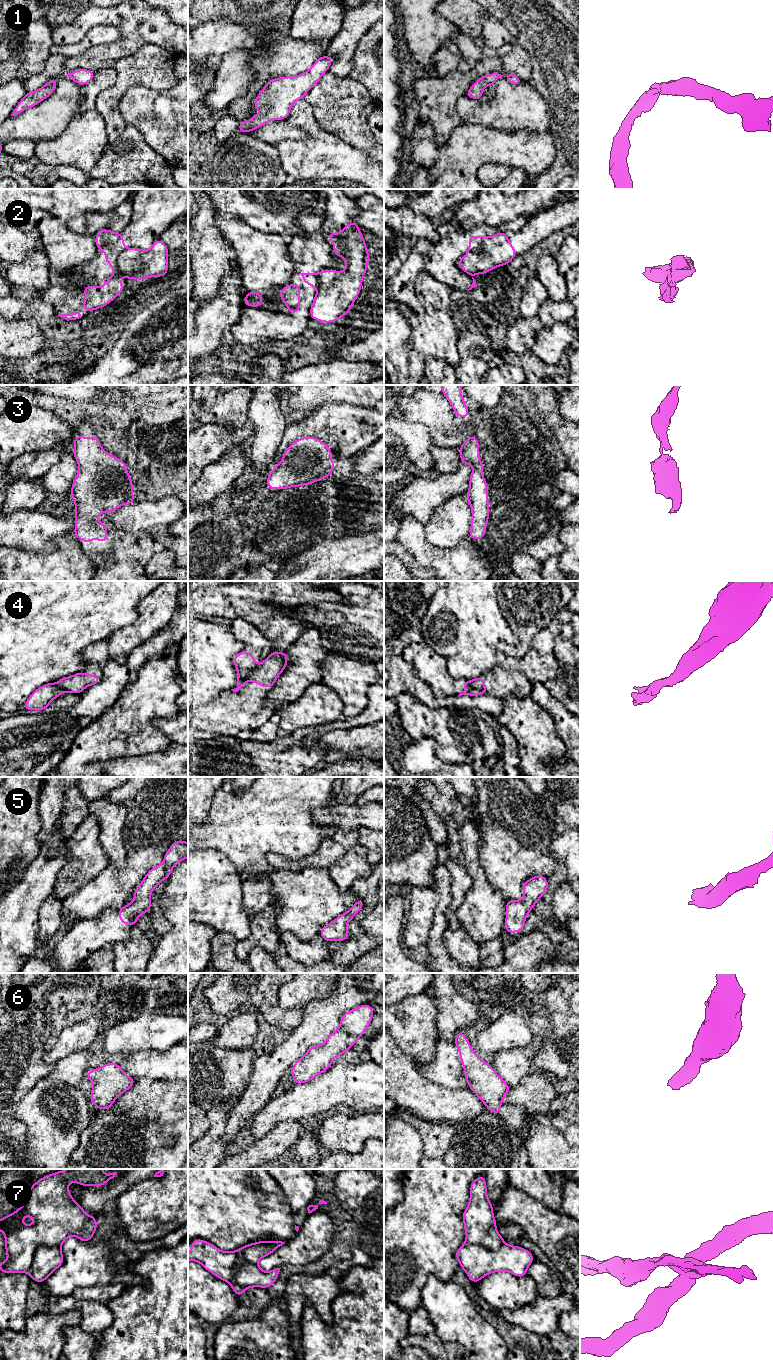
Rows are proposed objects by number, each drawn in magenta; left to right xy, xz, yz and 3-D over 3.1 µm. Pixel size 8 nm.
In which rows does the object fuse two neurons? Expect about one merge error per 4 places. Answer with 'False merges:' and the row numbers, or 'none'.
False merges: 2, 4, 7

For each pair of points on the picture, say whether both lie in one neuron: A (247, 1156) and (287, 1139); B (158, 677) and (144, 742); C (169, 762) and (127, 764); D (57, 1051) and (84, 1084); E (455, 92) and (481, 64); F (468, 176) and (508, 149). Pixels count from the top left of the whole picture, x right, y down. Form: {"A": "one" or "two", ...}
{"A": "one", "B": "one", "C": "one", "D": "two", "E": "one", "F": "one"}

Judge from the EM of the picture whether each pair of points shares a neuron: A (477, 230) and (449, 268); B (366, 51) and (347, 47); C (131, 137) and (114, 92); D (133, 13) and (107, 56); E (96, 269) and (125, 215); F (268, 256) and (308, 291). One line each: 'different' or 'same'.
A: same
B: different
C: different
D: same
E: different
F: different

